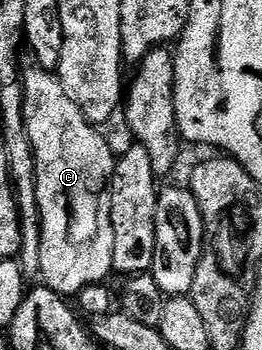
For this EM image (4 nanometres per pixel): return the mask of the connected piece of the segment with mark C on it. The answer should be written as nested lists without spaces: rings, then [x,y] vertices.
[[[38,66],[31,67],[22,72],[23,77],[23,116],[26,119],[27,136],[33,145],[35,154],[35,164],[37,173],[35,174],[35,184],[37,185],[37,205],[39,206],[39,216],[43,232],[41,233],[41,279],[46,286],[52,287],[64,297],[75,297],[81,289],[102,284],[107,274],[112,274],[115,262],[113,261],[113,221],[111,220],[111,192],[115,177],[115,165],[117,162],[116,152],[111,152],[111,147],[107,144],[107,139],[99,135],[100,128],[92,123],[84,113],[78,100],[67,91],[58,74],[51,69],[40,69]]]

